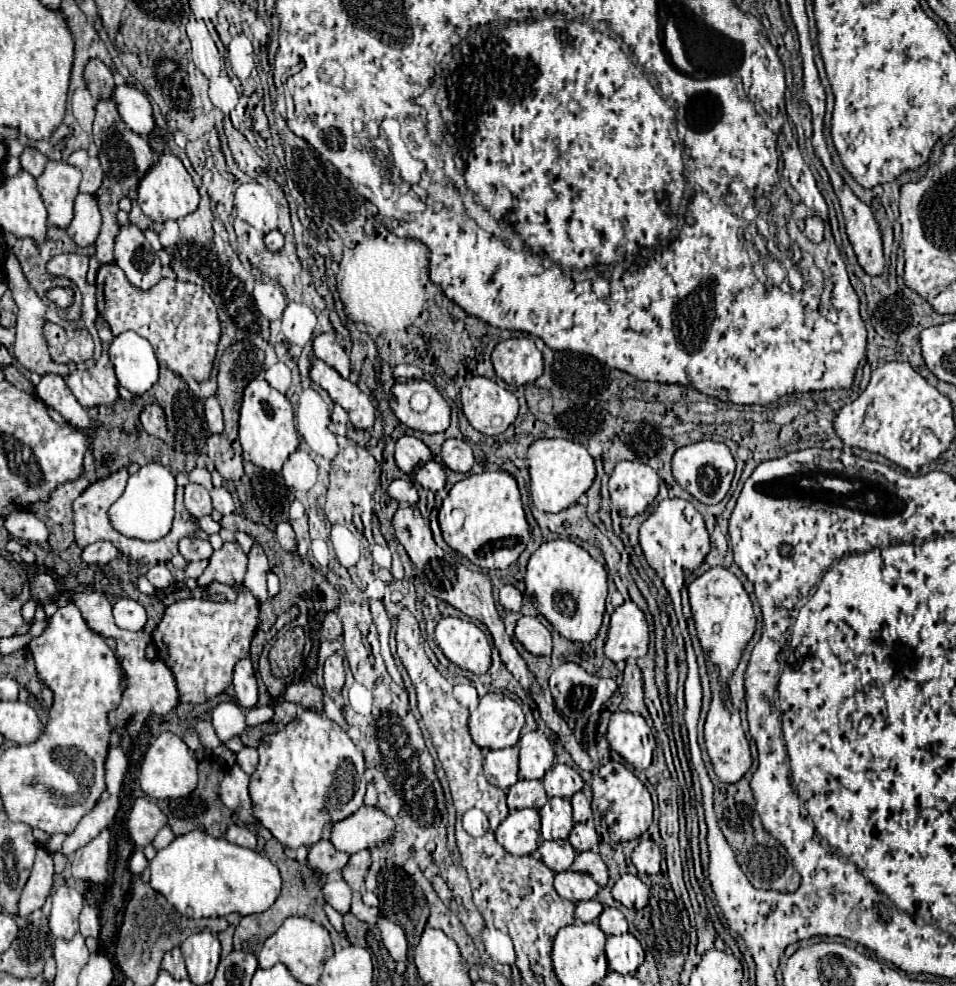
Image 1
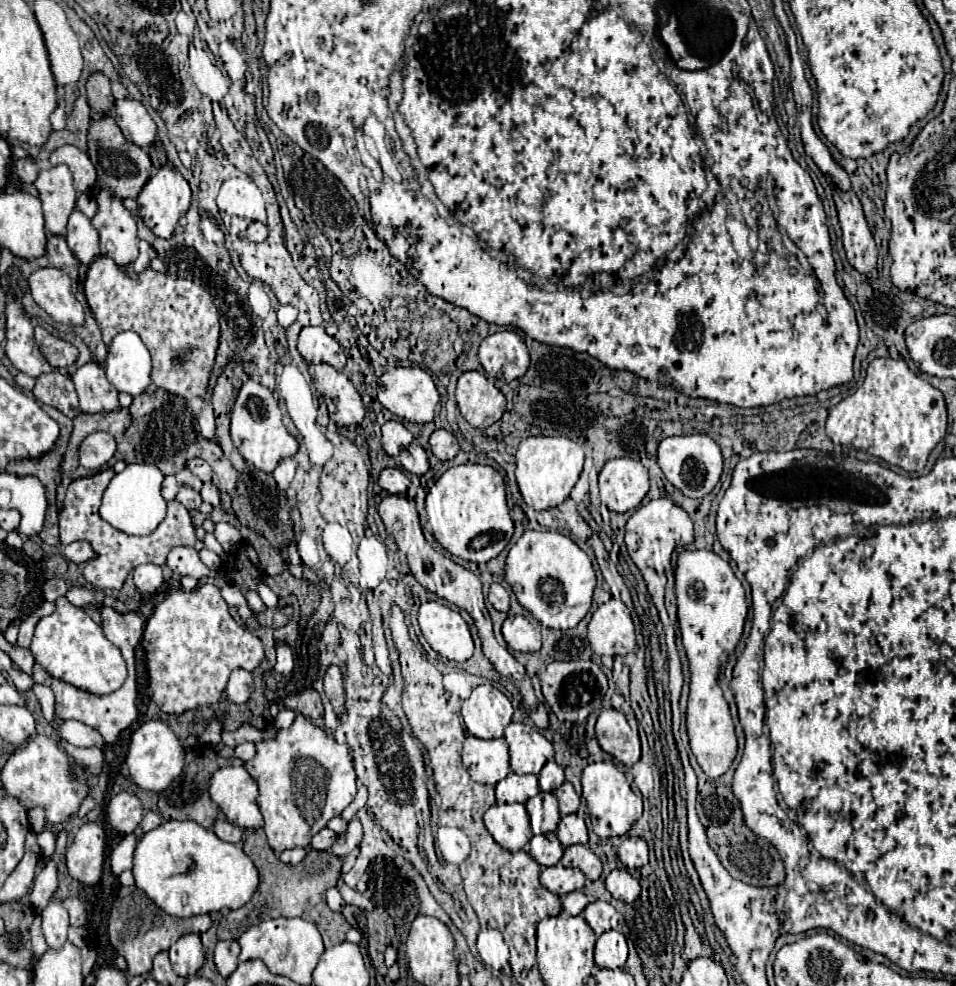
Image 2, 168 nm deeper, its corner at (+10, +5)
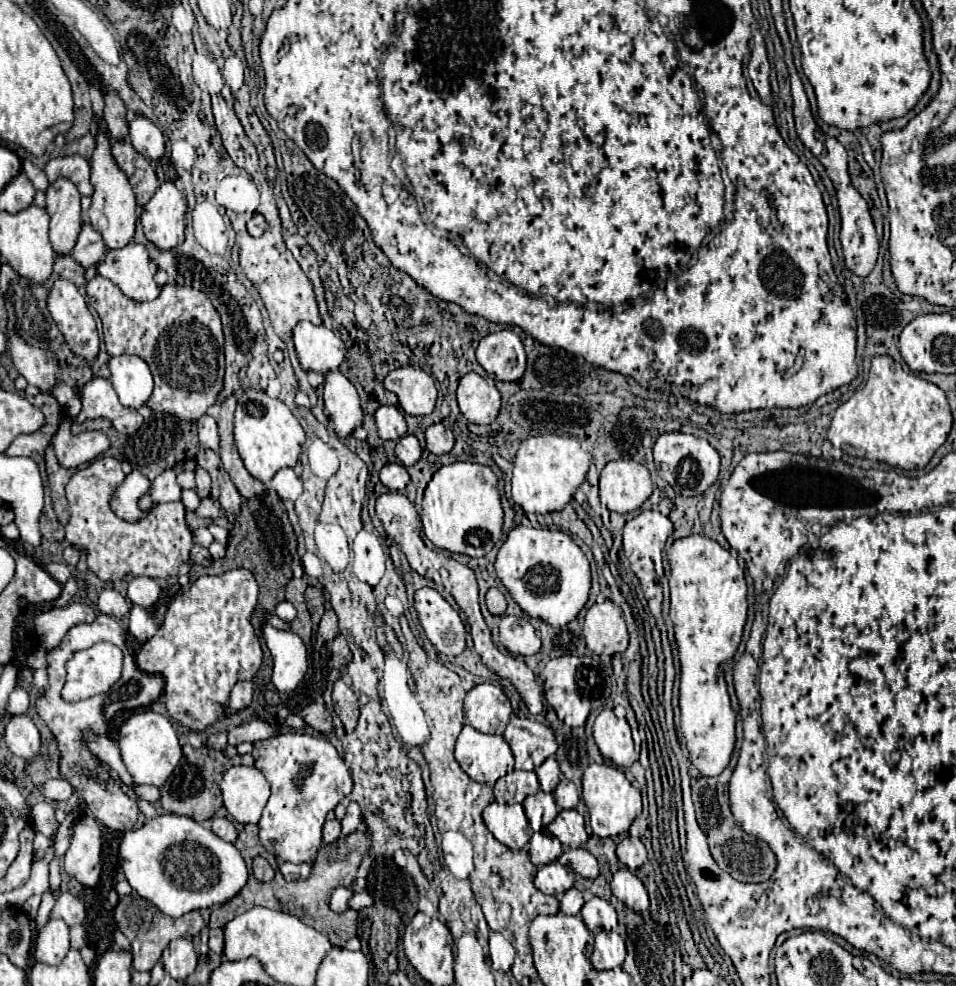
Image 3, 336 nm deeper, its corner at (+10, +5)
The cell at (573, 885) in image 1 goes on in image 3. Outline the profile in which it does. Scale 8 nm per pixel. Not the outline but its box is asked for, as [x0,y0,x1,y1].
[534,861,574,895]

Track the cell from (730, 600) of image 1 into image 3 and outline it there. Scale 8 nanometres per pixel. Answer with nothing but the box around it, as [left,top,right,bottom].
[668,535,746,777]

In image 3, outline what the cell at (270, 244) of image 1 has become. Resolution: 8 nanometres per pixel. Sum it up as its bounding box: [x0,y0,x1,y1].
[248,213,266,237]

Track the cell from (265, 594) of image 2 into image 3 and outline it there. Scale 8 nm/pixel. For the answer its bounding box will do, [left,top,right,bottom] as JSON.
[276,601,296,621]

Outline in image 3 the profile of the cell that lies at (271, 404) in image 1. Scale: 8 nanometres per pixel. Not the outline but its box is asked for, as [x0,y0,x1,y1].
[234,391,306,485]

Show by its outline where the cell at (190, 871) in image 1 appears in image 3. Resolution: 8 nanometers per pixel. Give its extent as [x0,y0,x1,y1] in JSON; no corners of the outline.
[120,813,248,917]

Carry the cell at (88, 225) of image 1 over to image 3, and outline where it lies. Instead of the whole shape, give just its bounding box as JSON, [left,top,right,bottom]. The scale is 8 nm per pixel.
[72,223,108,267]

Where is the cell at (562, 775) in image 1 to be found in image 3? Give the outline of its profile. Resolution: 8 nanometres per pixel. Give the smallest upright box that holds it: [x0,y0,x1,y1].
[536,757,560,793]

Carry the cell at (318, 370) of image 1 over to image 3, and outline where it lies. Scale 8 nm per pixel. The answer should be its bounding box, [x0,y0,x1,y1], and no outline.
[324,371,362,437]

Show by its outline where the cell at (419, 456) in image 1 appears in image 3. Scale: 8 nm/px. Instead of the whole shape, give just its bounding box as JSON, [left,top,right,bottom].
[376,405,406,441]

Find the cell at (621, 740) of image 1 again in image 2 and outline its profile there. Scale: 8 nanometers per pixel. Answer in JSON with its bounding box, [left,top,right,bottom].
[596,707,641,767]

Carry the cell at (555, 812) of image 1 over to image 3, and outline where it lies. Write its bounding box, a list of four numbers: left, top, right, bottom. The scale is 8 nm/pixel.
[522,791,560,831]

